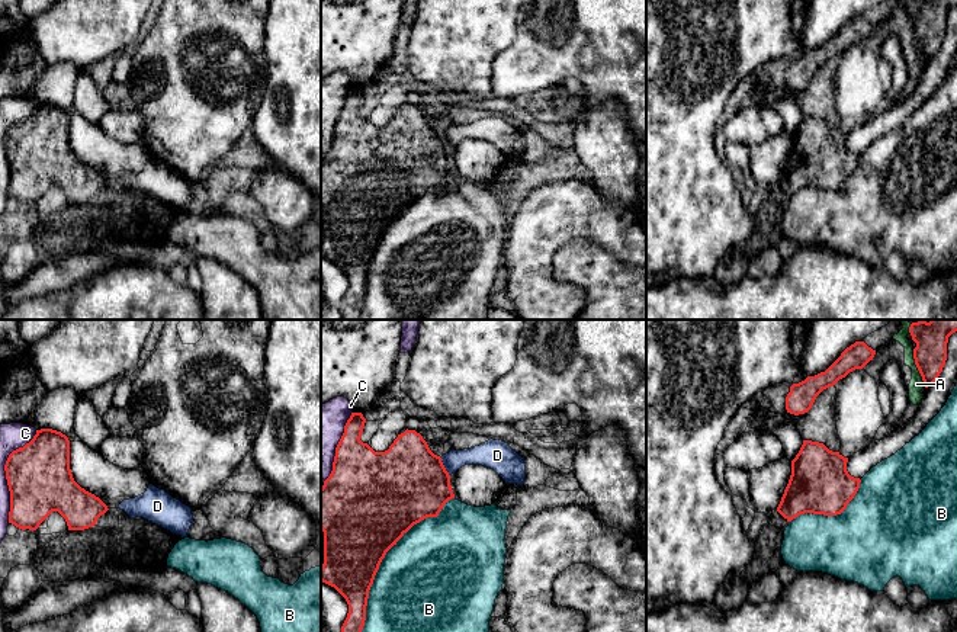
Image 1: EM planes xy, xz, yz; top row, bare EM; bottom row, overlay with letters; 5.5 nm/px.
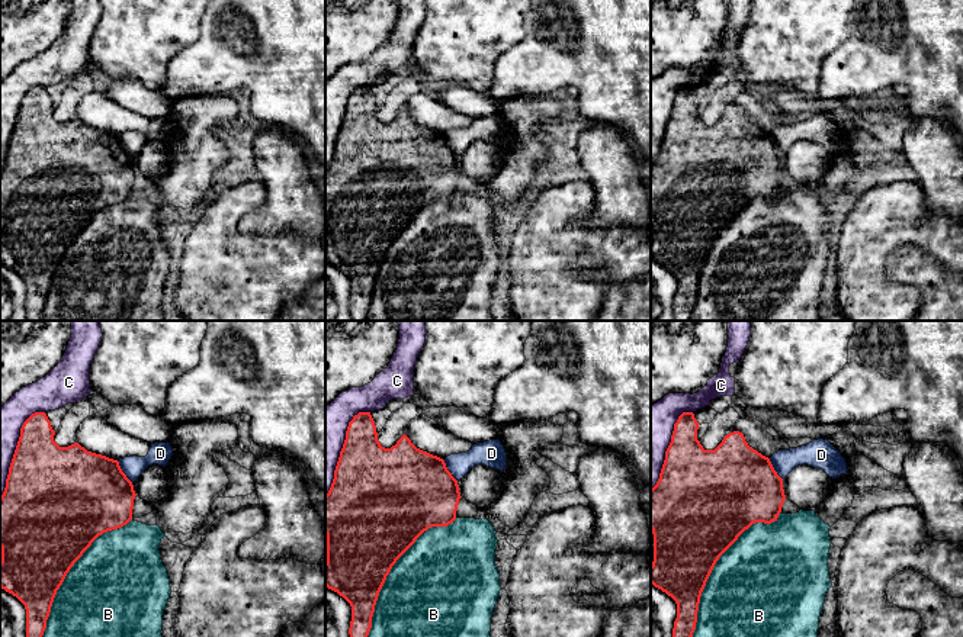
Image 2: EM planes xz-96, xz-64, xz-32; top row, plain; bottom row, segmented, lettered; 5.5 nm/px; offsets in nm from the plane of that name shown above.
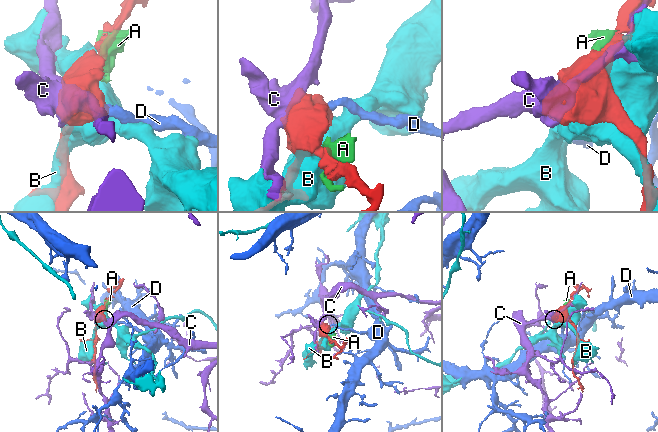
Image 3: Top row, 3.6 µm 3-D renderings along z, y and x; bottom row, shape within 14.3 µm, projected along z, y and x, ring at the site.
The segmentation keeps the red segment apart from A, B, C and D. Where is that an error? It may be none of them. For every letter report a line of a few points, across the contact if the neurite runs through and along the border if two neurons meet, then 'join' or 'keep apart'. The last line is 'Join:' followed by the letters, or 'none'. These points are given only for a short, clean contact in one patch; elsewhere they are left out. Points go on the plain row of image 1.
A: keep apart
B: keep apart
C: keep apart
D: line xz (440, 132), (449, 150); keep apart
Join: none

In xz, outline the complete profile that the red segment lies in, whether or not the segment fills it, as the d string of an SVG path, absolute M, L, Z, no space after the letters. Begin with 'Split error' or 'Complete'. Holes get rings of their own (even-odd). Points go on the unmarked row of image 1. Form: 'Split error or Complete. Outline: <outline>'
Complete. Outline: M351 87L344 108L335 122L333 145L321 161L321 205L324 206L324 238L321 256L334 262L347 276L349 288L341 301L343 320L357 320L366 295L369 264L386 227L417 198L437 192L444 179L455 173L450 150L441 132L434 129L427 116L415 105L398 109L385 126L375 126L360 115L366 93Z

